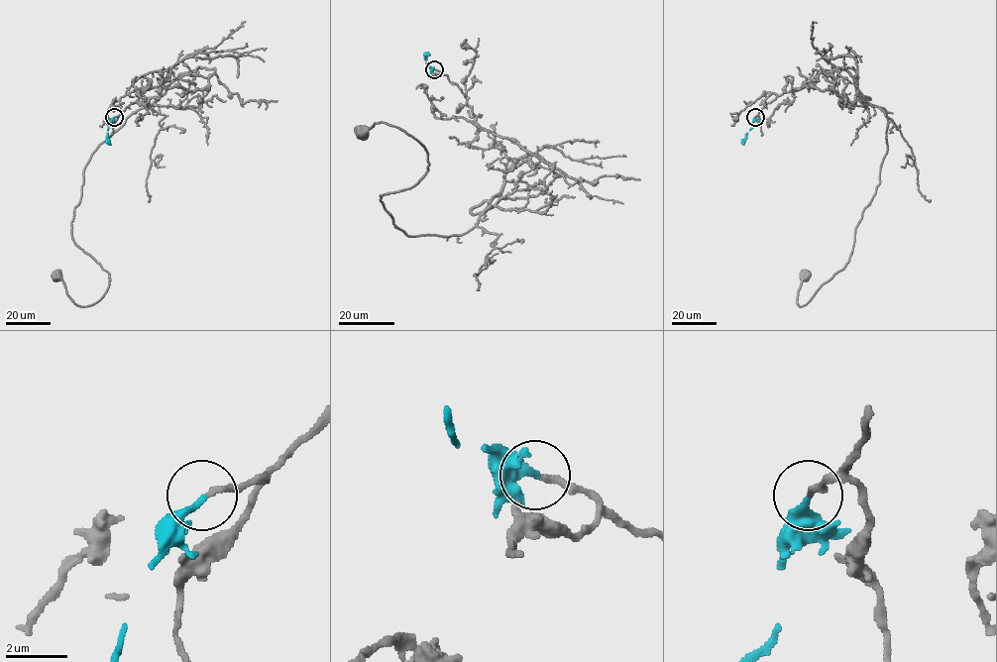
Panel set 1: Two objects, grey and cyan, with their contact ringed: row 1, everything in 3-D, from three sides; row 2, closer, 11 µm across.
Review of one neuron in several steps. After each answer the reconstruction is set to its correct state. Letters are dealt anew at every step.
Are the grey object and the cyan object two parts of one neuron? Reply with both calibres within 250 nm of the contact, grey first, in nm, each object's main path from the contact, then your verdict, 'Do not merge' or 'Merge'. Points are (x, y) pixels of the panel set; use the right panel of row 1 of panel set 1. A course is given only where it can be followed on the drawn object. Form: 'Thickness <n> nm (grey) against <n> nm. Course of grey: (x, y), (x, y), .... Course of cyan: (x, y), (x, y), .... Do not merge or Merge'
Thickness 180 nm (grey) against 280 nm. Course of grey: (754, 117), (792, 88), (829, 90), (838, 67), (886, 111), (849, 261), (800, 306), (805, 275). Course of cyan: (754, 117), (743, 145). Merge

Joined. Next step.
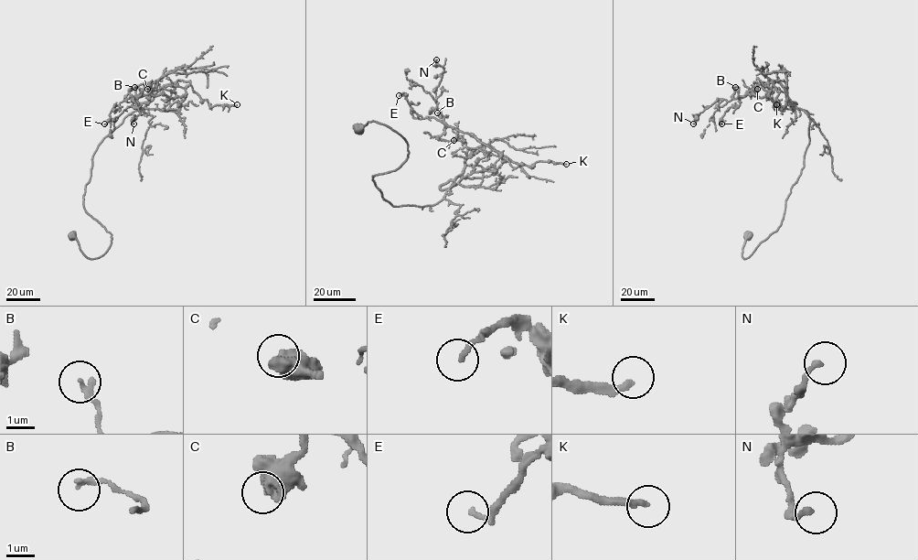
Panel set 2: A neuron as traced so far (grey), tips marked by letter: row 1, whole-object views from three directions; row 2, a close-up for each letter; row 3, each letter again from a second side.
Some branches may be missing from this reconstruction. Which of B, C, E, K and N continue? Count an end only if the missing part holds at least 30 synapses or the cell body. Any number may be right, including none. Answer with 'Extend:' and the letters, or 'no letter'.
Extend: K

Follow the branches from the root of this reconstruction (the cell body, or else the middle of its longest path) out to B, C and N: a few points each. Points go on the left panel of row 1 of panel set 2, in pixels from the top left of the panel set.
B: (72, 234), (89, 258), (107, 250), (83, 205), (92, 155), (189, 80), (175, 97), (134, 87)
C: (72, 234), (89, 258), (107, 250), (83, 205), (92, 155), (189, 80), (147, 89)
N: (72, 234), (89, 258), (107, 250), (83, 205), (92, 155), (189, 80), (133, 99), (133, 123)

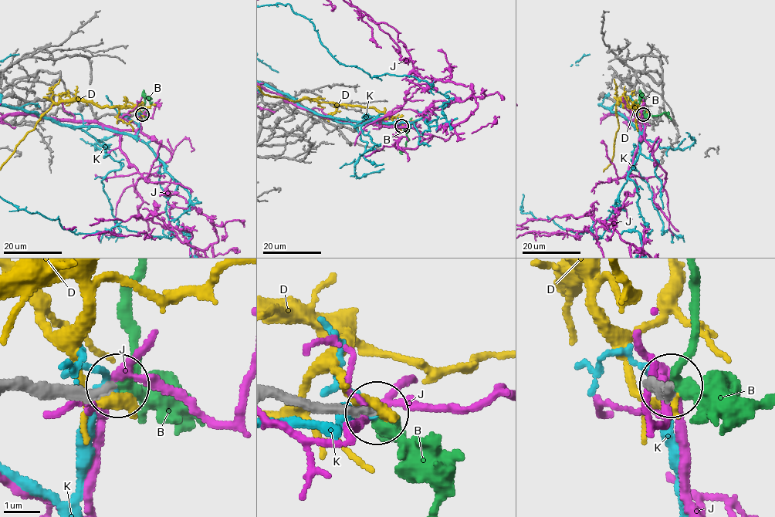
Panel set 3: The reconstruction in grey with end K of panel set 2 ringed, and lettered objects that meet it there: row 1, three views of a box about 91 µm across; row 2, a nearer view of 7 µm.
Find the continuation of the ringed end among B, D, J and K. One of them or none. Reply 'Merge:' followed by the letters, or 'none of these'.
Merge: B

